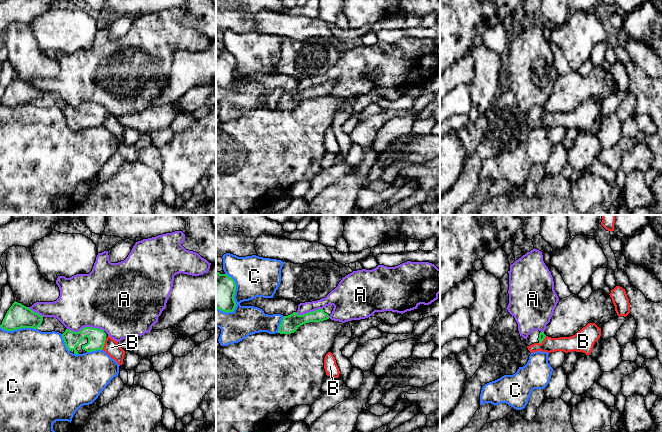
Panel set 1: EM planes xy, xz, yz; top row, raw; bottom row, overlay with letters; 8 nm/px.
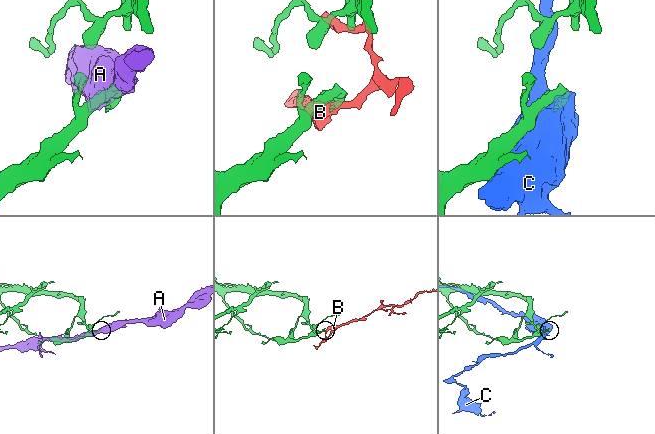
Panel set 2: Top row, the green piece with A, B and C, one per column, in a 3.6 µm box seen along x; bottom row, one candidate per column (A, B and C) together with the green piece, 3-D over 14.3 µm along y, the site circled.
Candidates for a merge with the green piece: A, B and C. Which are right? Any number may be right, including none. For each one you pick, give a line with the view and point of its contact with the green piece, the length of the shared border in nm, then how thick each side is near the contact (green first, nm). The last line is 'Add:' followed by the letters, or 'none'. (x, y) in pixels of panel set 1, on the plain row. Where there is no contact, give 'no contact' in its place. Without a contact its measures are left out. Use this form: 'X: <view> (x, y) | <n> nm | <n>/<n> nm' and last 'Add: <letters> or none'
B: xy (103, 120) | 100 nm | 140/120 nm
Add: B

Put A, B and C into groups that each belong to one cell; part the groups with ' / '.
A / B / C

